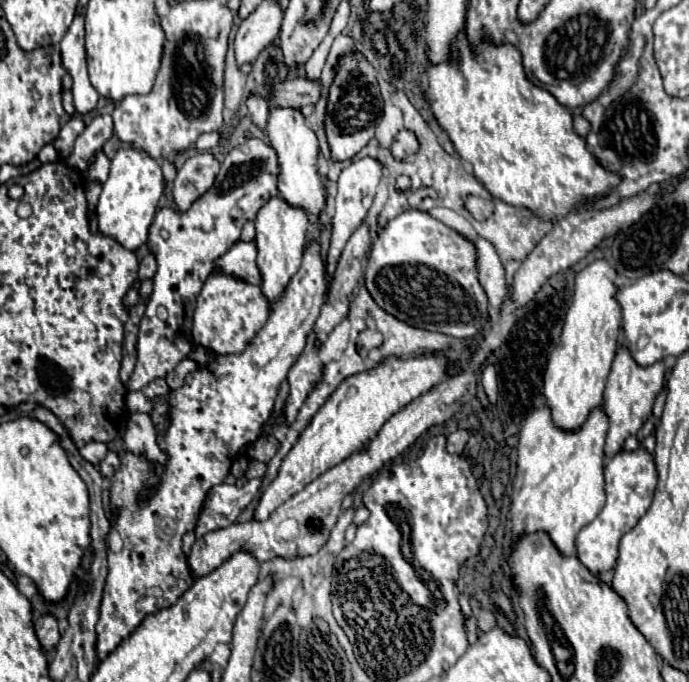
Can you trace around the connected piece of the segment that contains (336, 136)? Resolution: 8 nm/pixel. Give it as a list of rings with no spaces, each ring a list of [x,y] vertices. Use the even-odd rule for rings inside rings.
[[[349,55],[341,59],[337,65],[337,75],[333,79],[333,85],[329,89],[327,119],[325,119],[325,129],[333,159],[335,161],[351,159],[361,147],[365,147],[367,141],[375,135],[375,131],[365,131],[365,129],[373,129],[381,113],[383,113],[383,91],[375,67],[363,55]]]

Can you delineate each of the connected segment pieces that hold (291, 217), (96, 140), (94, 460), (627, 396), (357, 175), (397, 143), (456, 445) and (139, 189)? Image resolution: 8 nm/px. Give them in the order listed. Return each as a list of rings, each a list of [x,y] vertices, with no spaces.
[[[279,195],[271,197],[257,211],[257,217],[255,217],[255,227],[257,227],[255,243],[257,243],[257,249],[259,249],[257,265],[259,265],[261,275],[263,275],[261,289],[269,297],[271,303],[283,293],[285,285],[289,283],[289,277],[299,269],[301,253],[303,253],[303,245],[305,245],[305,235],[307,235],[309,223],[311,221],[309,221],[309,215],[307,215],[305,209],[289,205]]]
[[[97,115],[87,127],[85,131],[77,137],[75,141],[75,149],[73,155],[67,159],[67,165],[77,169],[77,171],[85,171],[87,161],[91,155],[95,155],[113,135],[113,119],[111,115]]]
[[[89,443],[79,450],[79,453],[83,459],[89,461],[91,465],[99,465],[107,453],[107,445],[105,443]]]
[[[623,345],[617,349],[617,355],[611,363],[611,373],[607,377],[605,395],[603,395],[603,411],[609,417],[609,433],[605,443],[605,455],[613,457],[617,451],[621,451],[623,441],[629,435],[635,435],[647,417],[651,417],[655,395],[661,391],[665,381],[665,365],[663,361],[655,361],[653,365],[641,367],[631,357],[629,349]]]
[[[363,157],[353,161],[349,167],[345,167],[339,175],[337,181],[337,197],[335,197],[335,215],[333,215],[333,231],[331,231],[331,243],[329,243],[329,253],[327,253],[327,281],[331,281],[337,261],[343,253],[345,243],[349,241],[351,233],[357,229],[357,225],[361,225],[361,221],[367,217],[371,205],[373,205],[373,197],[375,197],[375,189],[377,183],[381,179],[381,169],[383,165],[373,159],[373,157]]]
[[[401,129],[401,133],[395,137],[391,145],[391,151],[393,151],[393,157],[399,161],[405,161],[409,155],[415,155],[419,151],[419,141],[415,133],[409,129]]]
[[[455,431],[447,437],[447,451],[449,453],[461,453],[465,449],[465,443],[469,439],[469,433],[467,431]]]
[[[119,149],[111,159],[111,171],[103,183],[103,191],[97,201],[97,225],[99,233],[113,237],[129,251],[137,251],[147,243],[149,225],[153,223],[159,199],[163,195],[163,173],[157,161],[137,149]]]

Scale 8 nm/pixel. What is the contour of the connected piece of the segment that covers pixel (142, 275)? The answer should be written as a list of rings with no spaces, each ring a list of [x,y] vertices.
[[[147,253],[147,255],[141,259],[141,267],[139,267],[139,283],[145,281],[145,279],[153,279],[155,271],[157,271],[155,255],[153,255],[153,253]]]

